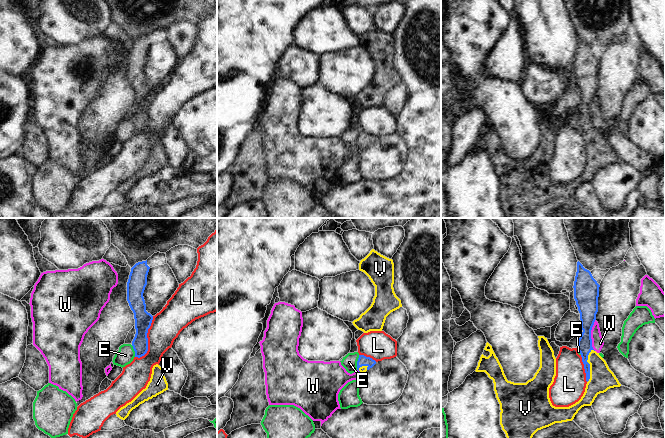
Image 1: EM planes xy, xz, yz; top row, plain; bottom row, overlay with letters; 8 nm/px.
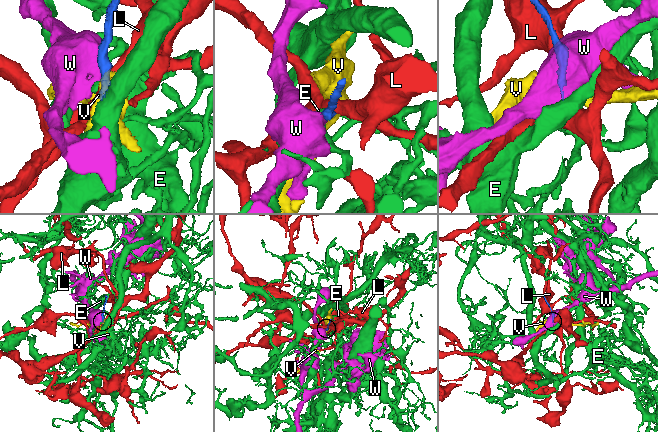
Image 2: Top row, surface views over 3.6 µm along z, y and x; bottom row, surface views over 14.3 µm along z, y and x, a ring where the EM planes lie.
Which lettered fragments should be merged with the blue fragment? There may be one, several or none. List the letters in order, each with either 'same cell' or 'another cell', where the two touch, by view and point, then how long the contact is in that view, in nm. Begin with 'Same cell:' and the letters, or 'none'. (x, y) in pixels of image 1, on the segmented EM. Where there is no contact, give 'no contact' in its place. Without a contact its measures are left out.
Same cell: V
E: another cell; contact xz (357, 362); length 120 nm
L: another cell; contact xy (147, 340); length 360 nm
V: same cell; contact yz (589, 366); length 280 nm
W: another cell; contact yz (590, 335); length 260 nm

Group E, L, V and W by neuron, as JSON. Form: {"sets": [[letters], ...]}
{"sets": [["E"], ["L"], ["V"], ["W"]]}

